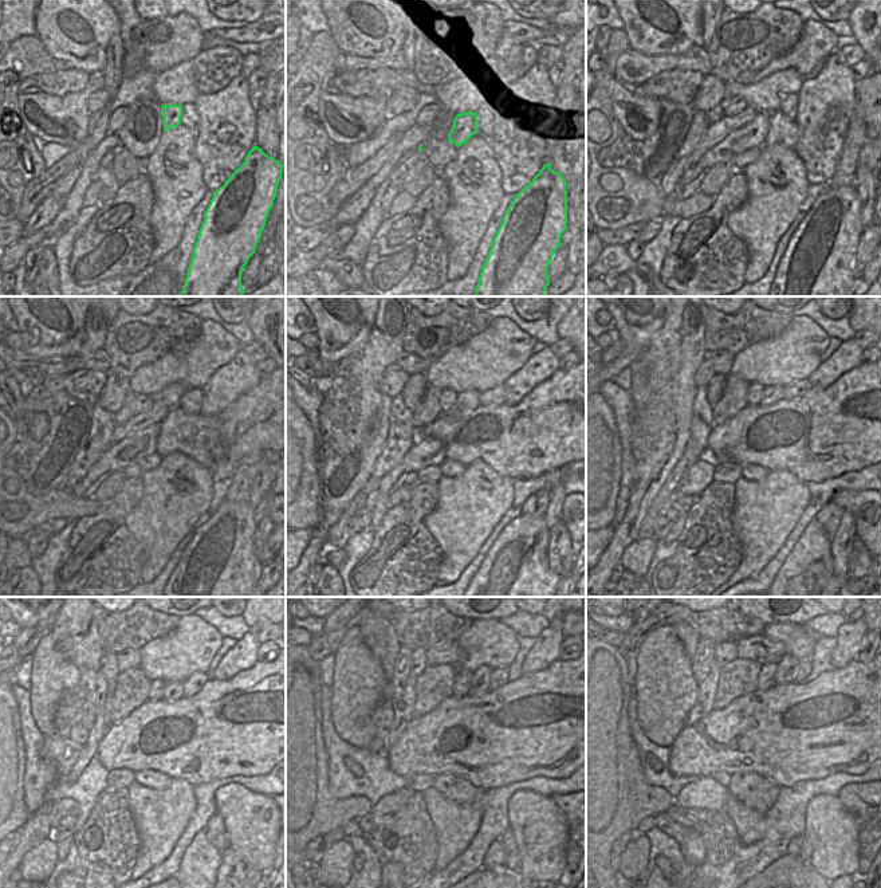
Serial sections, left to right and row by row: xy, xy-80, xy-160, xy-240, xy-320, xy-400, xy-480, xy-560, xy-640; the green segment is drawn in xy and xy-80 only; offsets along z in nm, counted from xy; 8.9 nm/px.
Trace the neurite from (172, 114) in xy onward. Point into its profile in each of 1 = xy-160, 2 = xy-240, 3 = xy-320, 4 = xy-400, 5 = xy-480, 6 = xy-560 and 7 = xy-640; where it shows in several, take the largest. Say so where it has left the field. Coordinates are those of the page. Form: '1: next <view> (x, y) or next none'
1: next xy-160 (754, 133)
2: next xy-240 (130, 450)
3: next xy-320 (427, 451)
4: next xy-400 (679, 525)
5: next xy-480 (63, 848)
6: next xy-560 (358, 861)
7: next xy-640 (664, 864)

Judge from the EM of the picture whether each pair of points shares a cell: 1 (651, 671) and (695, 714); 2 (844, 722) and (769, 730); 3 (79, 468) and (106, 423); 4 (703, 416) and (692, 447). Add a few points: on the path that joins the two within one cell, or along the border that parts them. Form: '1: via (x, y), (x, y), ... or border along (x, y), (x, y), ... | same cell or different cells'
1: border along (696, 700), (684, 723) | different cells
2: via (825, 726), (814, 730), (787, 730) | same cell
3: via (82, 458), (102, 433) | same cell
4: via (701, 424), (699, 439) | same cell

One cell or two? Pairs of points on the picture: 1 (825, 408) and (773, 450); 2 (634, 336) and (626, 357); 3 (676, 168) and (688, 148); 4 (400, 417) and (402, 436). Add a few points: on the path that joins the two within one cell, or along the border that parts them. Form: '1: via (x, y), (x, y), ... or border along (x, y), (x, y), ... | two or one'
1: via (811, 421), (795, 435), (786, 437) | one
2: via (634, 341), (630, 352) | one
3: via (679, 162), (683, 153) | one
4: via (401, 421), (401, 432) | one

